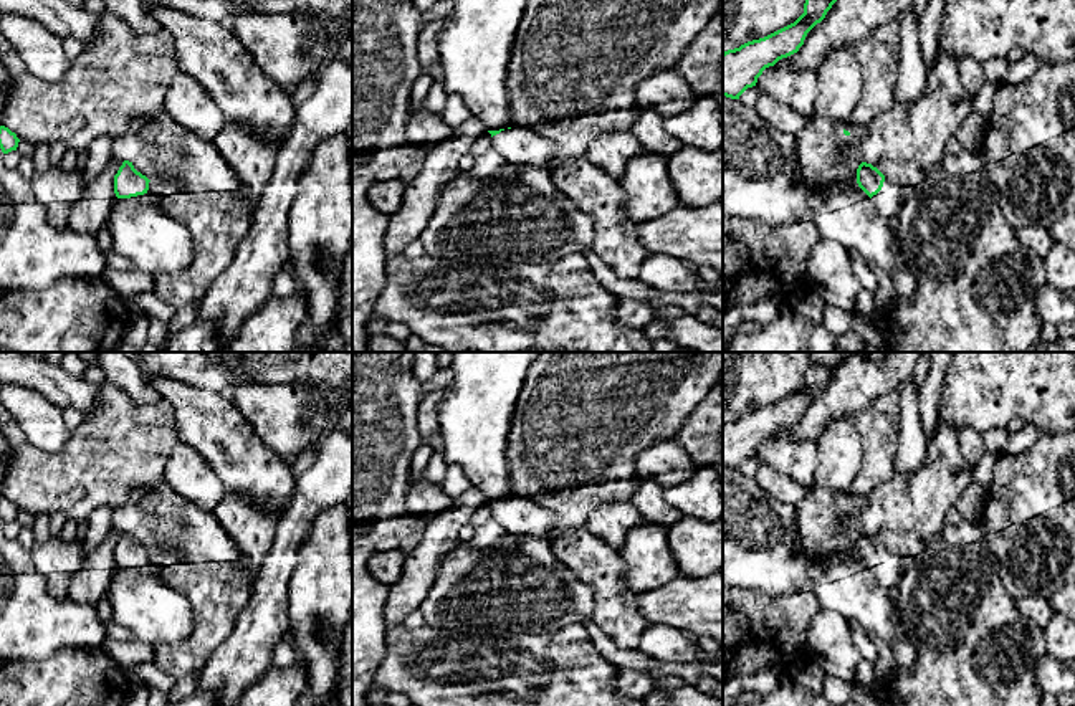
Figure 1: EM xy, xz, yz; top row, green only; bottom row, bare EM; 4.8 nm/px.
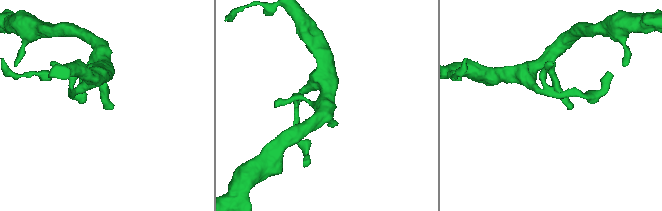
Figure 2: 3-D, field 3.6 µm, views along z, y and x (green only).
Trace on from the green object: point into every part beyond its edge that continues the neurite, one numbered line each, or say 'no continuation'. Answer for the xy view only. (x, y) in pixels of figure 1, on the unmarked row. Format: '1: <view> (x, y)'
1: xy (148, 569)

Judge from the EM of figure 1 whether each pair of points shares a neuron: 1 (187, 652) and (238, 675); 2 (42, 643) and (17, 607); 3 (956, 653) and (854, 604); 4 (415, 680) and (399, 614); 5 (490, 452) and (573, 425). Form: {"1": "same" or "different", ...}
{"1": "different", "2": "same", "3": "different", "4": "different", "5": "different"}

